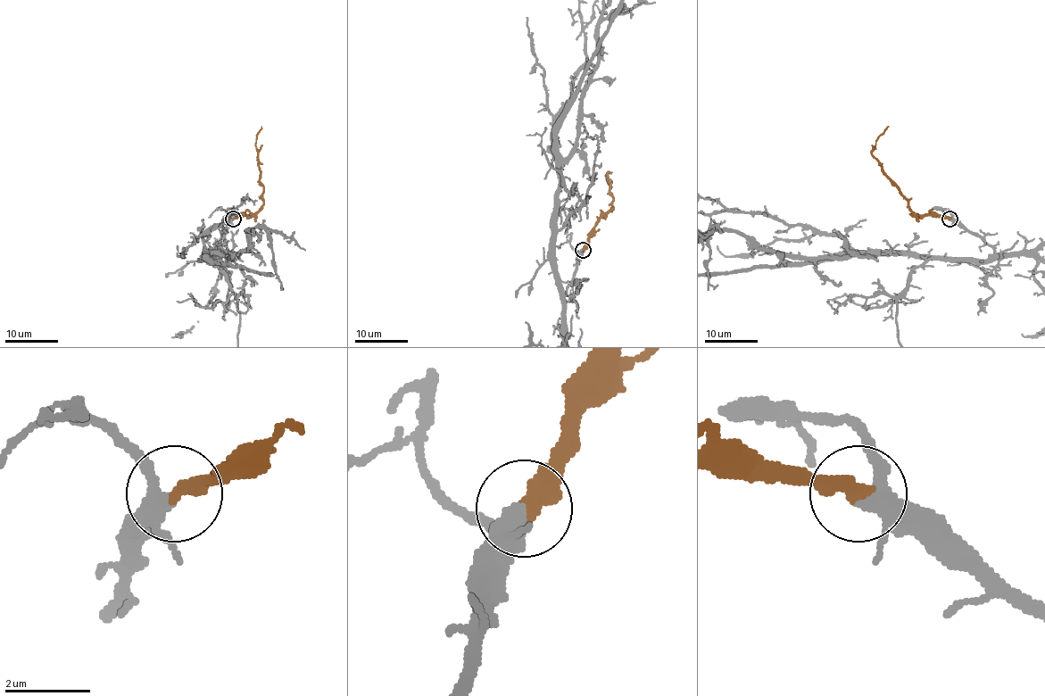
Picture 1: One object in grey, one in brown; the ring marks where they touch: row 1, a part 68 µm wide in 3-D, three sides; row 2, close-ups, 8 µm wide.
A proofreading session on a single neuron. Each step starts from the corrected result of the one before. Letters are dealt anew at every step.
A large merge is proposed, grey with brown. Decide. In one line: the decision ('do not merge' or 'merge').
merge

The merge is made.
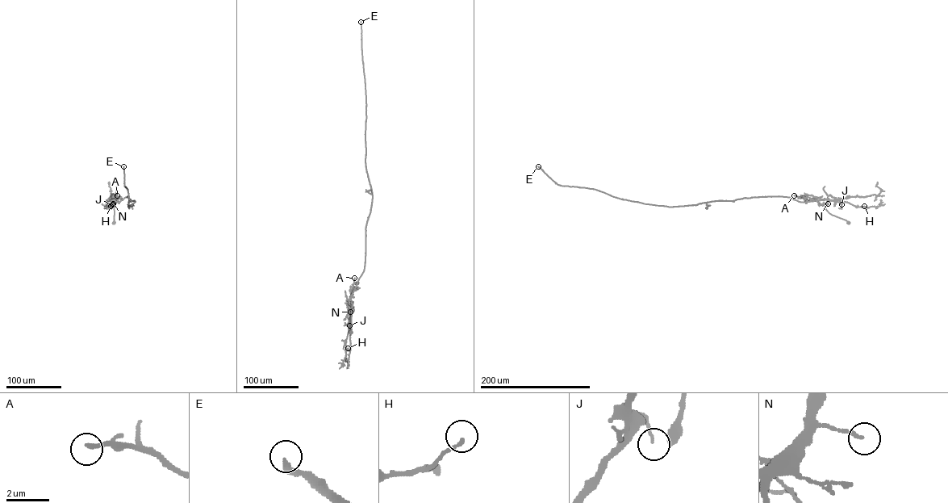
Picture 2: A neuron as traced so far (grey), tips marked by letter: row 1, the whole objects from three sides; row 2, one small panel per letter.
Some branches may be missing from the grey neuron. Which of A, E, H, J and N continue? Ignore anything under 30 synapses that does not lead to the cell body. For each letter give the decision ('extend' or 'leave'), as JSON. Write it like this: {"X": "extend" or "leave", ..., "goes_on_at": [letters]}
{"A": "leave", "E": "extend", "H": "leave", "J": "leave", "N": "leave", "goes_on_at": ["E"]}

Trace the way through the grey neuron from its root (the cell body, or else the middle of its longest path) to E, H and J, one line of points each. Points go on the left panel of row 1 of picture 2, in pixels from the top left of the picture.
E: (114, 223), (114, 206), (110, 199), (119, 202), (127, 196), (135, 201), (127, 207), (123, 166)
H: (114, 223), (114, 206), (111, 199), (108, 207), (110, 206)
J: (114, 223), (114, 206), (111, 199), (112, 204)

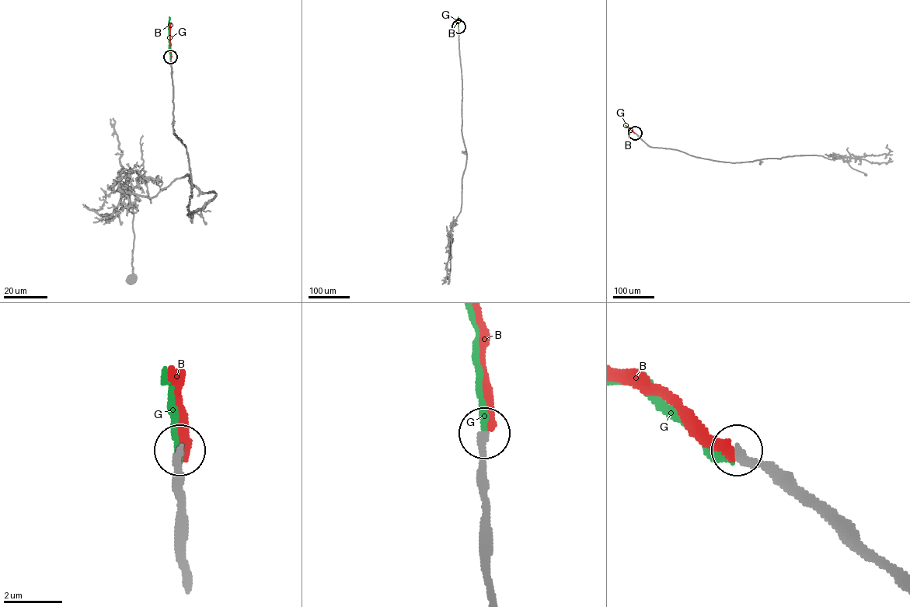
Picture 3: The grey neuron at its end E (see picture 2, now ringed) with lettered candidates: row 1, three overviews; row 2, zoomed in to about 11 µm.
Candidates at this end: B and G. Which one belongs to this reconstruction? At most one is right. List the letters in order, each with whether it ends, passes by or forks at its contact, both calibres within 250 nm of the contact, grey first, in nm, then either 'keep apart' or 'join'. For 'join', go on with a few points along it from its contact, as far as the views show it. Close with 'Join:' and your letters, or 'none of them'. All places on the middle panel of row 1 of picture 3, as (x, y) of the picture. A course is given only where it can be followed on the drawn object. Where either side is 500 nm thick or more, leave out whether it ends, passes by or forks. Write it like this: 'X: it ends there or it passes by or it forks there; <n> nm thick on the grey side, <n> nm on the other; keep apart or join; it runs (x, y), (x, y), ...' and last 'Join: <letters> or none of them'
B: it ends there; 280 nm thick on the grey side, 300 nm on the other; keep apart
G: it ends there; 280 nm thick on the grey side, 320 nm on the other; keep apart
Join: none of them

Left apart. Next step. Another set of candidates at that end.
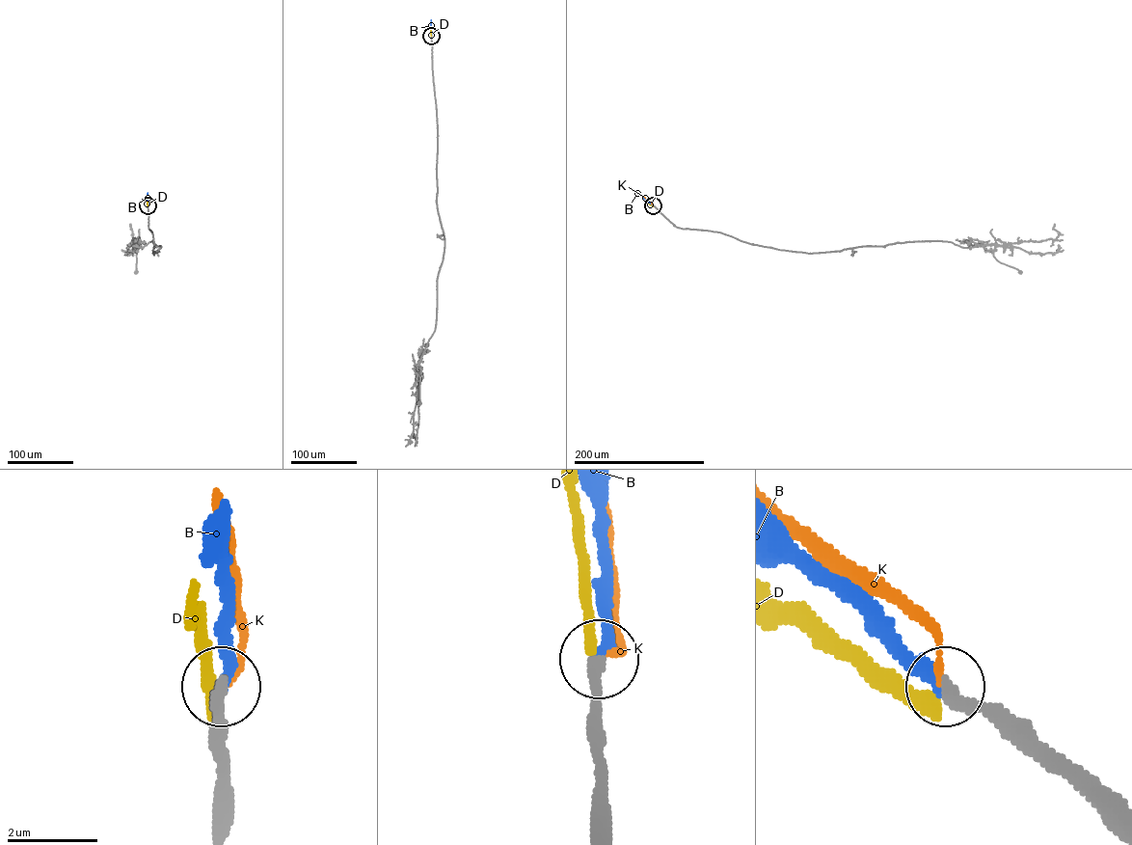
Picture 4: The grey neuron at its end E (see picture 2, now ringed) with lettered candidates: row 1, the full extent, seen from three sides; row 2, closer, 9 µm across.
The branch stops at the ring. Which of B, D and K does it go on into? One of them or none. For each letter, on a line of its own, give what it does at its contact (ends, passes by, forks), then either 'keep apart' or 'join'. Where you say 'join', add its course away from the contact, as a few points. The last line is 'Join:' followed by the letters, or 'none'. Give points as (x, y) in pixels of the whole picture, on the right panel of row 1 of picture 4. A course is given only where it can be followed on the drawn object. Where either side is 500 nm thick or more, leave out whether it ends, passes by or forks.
B: it ends; join; course (653, 205), (636, 193)
D: it ends; keep apart
K: it ends; keep apart
Join: B

